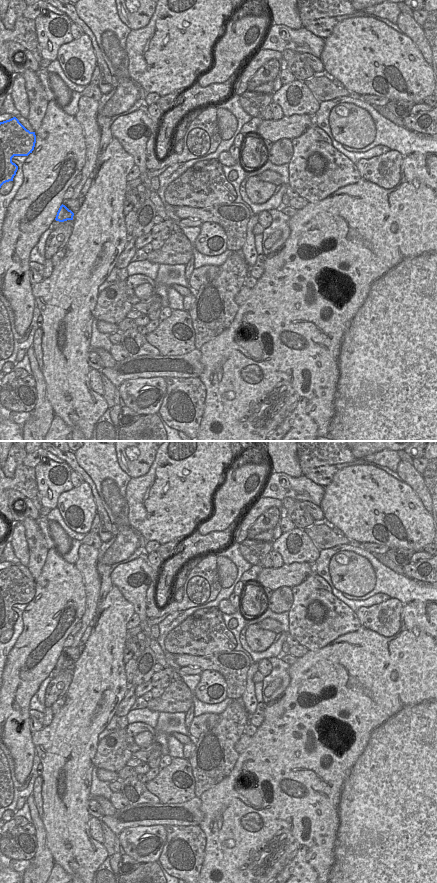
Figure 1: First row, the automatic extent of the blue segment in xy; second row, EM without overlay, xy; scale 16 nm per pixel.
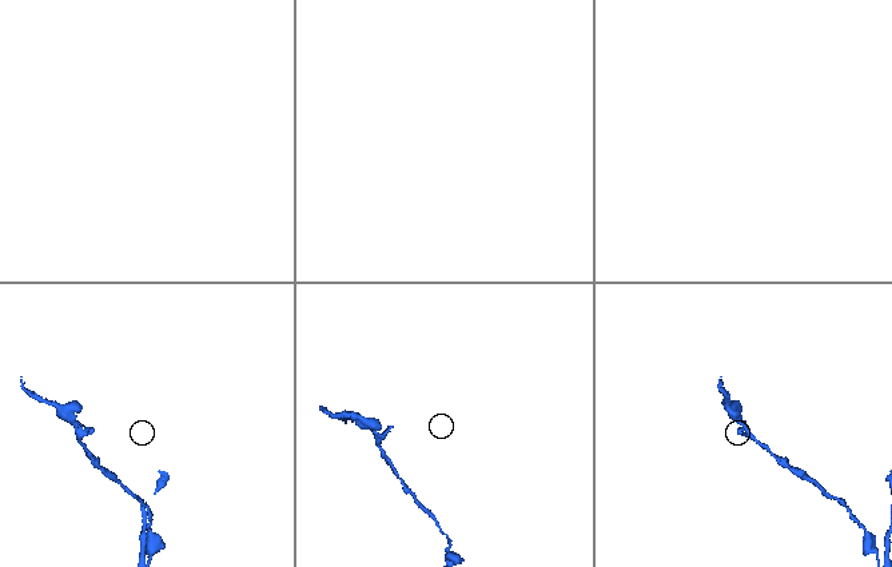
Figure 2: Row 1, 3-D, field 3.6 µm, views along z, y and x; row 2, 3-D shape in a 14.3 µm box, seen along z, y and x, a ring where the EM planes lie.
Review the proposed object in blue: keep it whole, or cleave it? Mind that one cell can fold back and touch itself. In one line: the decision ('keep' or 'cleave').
cleave

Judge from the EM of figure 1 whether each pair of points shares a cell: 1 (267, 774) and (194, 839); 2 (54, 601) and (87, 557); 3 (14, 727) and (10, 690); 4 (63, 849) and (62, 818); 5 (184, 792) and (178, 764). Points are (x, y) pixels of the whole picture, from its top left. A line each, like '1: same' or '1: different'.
1: different
2: different
3: same
4: same
5: same

